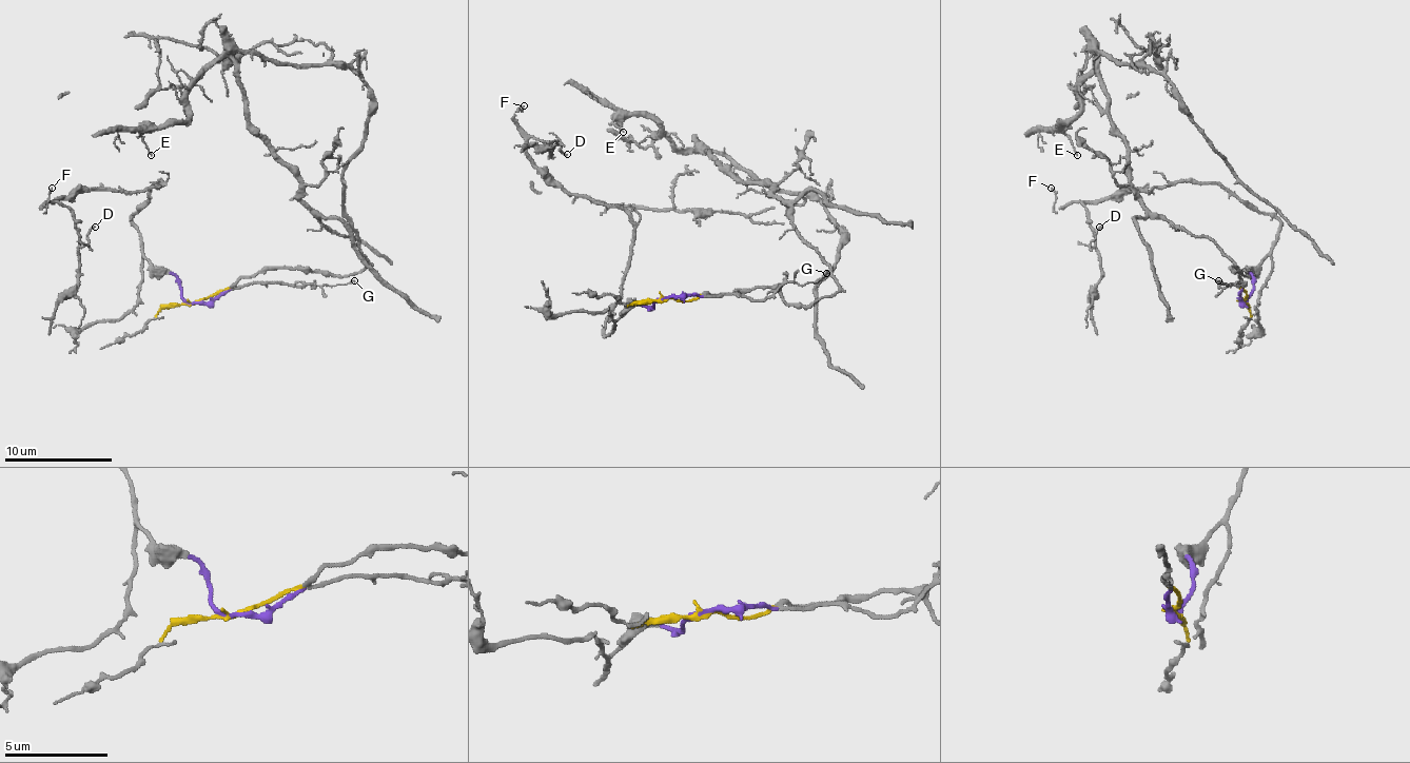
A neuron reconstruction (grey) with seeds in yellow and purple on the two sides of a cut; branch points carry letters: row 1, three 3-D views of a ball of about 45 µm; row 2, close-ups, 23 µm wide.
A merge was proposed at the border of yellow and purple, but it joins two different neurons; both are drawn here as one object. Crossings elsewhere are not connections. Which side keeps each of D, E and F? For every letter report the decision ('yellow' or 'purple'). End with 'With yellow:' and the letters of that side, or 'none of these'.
D: purple
E: yellow
F: purple
With yellow: E

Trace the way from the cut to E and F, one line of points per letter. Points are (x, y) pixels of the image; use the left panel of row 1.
E: (192, 302), (367, 256), (249, 119), (227, 55), (183, 122), (141, 136), (152, 154)
F: (192, 302), (141, 249), (133, 221), (159, 184), (138, 192), (74, 190), (44, 211), (52, 187)

